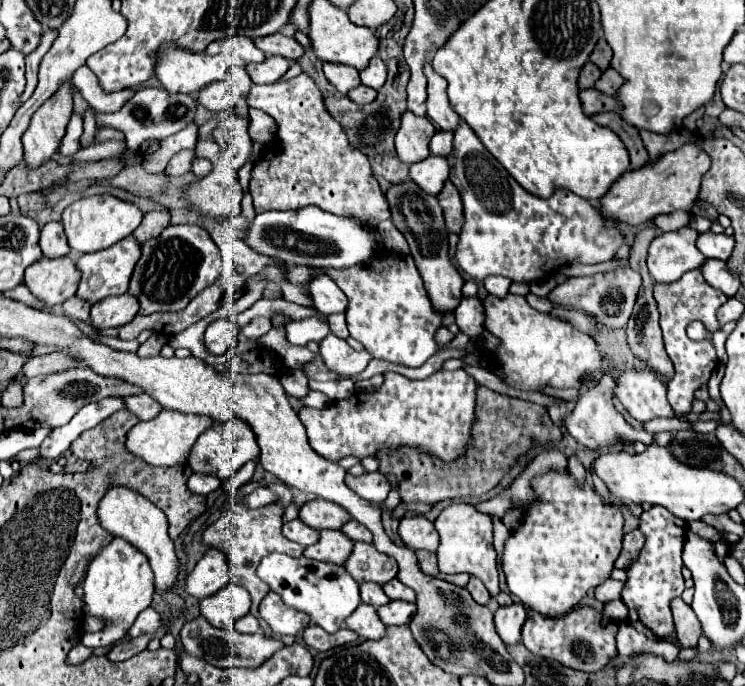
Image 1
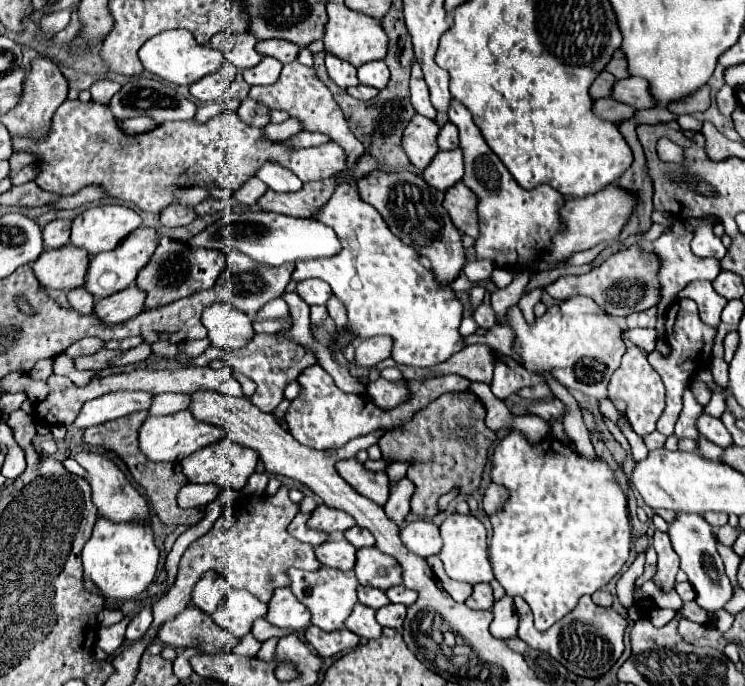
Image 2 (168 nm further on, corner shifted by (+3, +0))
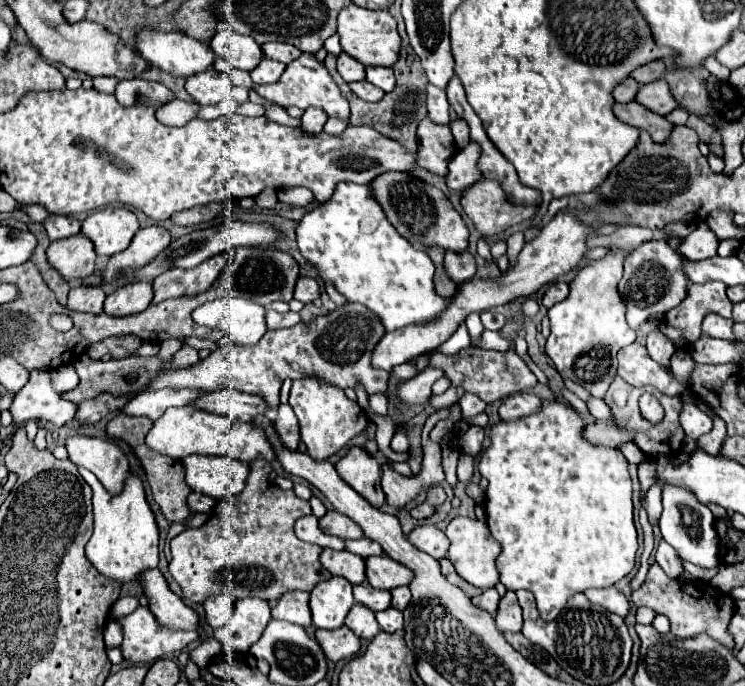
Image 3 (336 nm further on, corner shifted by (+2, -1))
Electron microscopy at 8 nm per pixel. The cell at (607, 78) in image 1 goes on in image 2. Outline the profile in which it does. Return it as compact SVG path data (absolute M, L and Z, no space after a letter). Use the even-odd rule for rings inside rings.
M629 76L629 78L623 78L623 80L617 80L613 90L611 90L611 96L627 106L633 106L637 110L641 108L651 108L653 106L653 98L649 94L649 84L647 80L643 78L635 78L635 76Z

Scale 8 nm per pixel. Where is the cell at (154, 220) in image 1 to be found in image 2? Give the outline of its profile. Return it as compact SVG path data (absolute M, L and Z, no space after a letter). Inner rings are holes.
M167 206L163 212L161 212L161 226L167 226L167 228L173 228L173 226L185 226L189 222L195 220L195 212L193 208L187 208L187 206Z

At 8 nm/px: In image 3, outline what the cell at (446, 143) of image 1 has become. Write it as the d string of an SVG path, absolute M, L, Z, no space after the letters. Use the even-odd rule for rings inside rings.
M454 119L450 123L450 129L452 129L452 135L456 139L456 145L462 149L470 143L470 129L468 129L468 123L464 119Z

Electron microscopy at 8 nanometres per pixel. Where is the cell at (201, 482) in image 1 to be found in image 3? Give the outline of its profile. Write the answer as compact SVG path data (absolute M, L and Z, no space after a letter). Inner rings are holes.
M190 493L190 497L188 497L188 507L192 513L208 513L208 511L212 511L214 503L216 503L214 499L200 495L200 493Z

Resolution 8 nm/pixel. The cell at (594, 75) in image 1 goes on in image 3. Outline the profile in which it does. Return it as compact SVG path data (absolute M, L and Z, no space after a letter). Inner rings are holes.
M628 77L626 81L622 81L622 83L614 89L614 99L616 99L618 103L630 103L630 101L634 101L634 95L638 93L638 89L640 89L640 83L634 81L632 77Z

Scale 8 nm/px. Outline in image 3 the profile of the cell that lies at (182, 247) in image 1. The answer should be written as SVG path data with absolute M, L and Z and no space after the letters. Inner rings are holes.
M216 255L206 263L200 263L192 269L170 269L154 279L154 301L182 297L182 295L198 295L210 289L210 285L218 279L222 269L226 267L226 257Z

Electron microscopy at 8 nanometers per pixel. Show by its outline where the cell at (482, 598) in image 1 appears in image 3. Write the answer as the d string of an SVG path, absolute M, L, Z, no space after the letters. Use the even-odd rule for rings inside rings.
M492 587L492 589L486 589L482 595L474 597L472 601L474 601L474 605L482 607L482 609L484 609L484 611L488 611L490 615L496 615L496 609L498 609L500 595L498 595L498 591Z

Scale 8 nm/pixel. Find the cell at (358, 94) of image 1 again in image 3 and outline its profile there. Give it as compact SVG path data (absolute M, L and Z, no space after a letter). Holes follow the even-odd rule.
M368 81L350 83L350 89L352 89L360 99L364 99L364 101L372 101L372 103L376 103L376 101L380 101L380 99L384 97L384 91L378 89L376 85L368 83Z

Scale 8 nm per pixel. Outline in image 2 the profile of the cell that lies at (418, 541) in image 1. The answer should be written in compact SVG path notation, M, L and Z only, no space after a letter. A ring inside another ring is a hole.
M415 520L409 522L399 532L401 542L415 554L427 558L431 554L439 554L441 550L441 536L439 528L431 520Z

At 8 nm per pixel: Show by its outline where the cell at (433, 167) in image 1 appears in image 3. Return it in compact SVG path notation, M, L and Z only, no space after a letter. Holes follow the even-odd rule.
M470 141L464 149L456 153L456 157L450 161L450 171L446 175L446 183L450 189L464 191L482 179L482 171L478 167L480 153L482 151L478 149L478 143L474 141Z

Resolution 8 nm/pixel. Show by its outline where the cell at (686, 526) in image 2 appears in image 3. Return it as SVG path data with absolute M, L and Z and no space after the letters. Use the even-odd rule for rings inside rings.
M670 483L662 485L662 517L658 521L662 537L666 543L670 543L684 561L690 561L694 565L700 565L704 569L718 565L718 535L714 531L714 515L712 511L698 503L686 487L674 487Z

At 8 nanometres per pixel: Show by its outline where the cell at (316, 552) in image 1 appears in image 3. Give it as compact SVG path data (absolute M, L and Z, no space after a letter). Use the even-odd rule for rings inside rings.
M324 549L320 555L320 561L332 575L340 575L352 585L362 585L366 581L364 559L360 555L354 555L350 551Z

